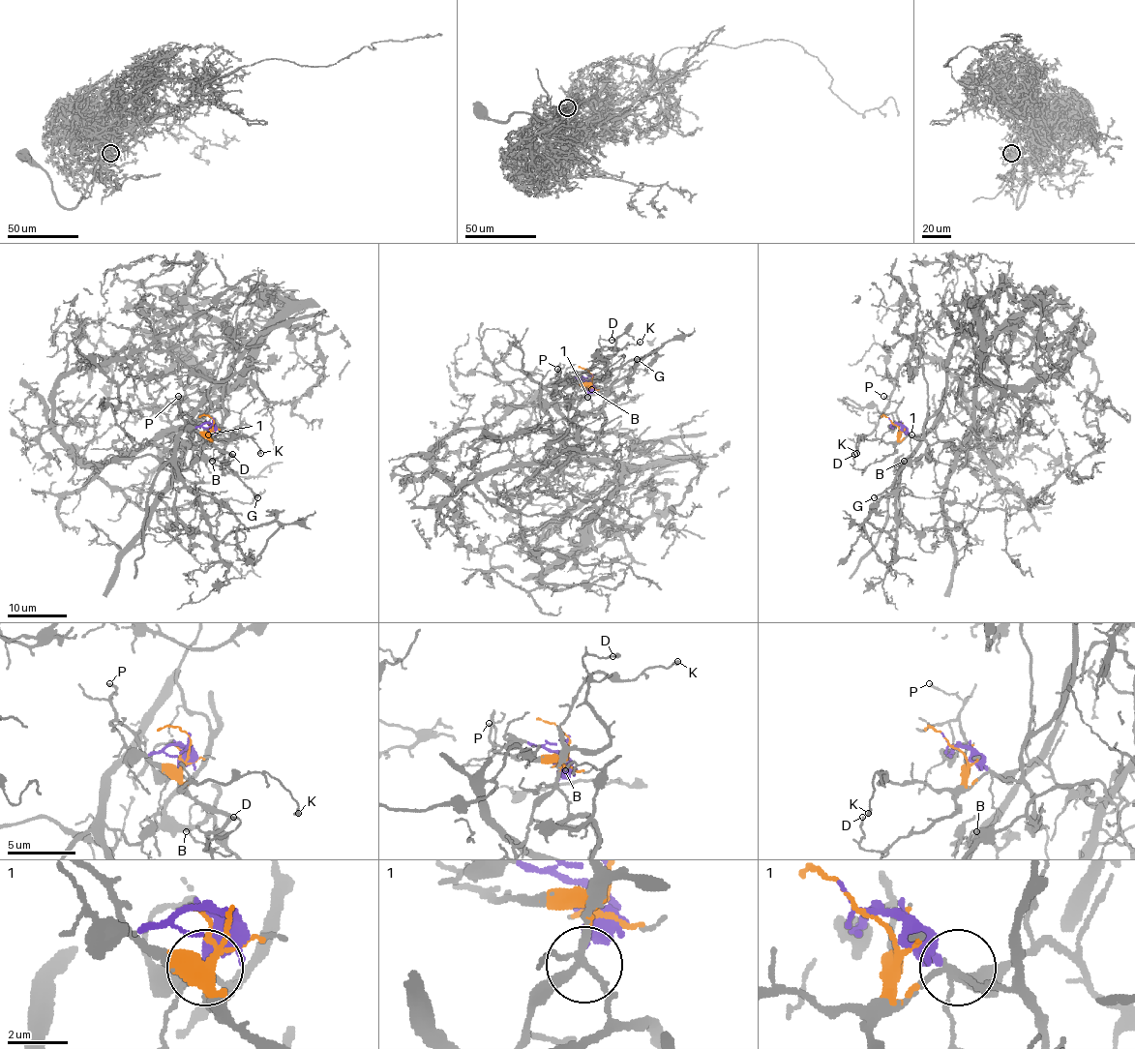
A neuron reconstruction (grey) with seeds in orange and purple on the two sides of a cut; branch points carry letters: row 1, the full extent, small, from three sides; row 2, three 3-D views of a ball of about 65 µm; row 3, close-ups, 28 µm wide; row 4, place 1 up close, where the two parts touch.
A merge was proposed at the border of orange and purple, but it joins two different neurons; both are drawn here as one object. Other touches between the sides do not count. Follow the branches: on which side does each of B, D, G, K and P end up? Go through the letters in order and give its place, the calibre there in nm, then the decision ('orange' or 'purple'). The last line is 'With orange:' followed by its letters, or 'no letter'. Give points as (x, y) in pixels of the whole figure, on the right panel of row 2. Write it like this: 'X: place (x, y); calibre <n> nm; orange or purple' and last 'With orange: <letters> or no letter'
B: place (904, 461); calibre 100 nm; purple
D: place (854, 454); calibre 120 nm; orange
G: place (874, 497); calibre 200 nm; purple
K: place (856, 453); calibre 170 nm; orange
P: place (883, 396); calibre 160 nm; orange
With orange: D, K, P

